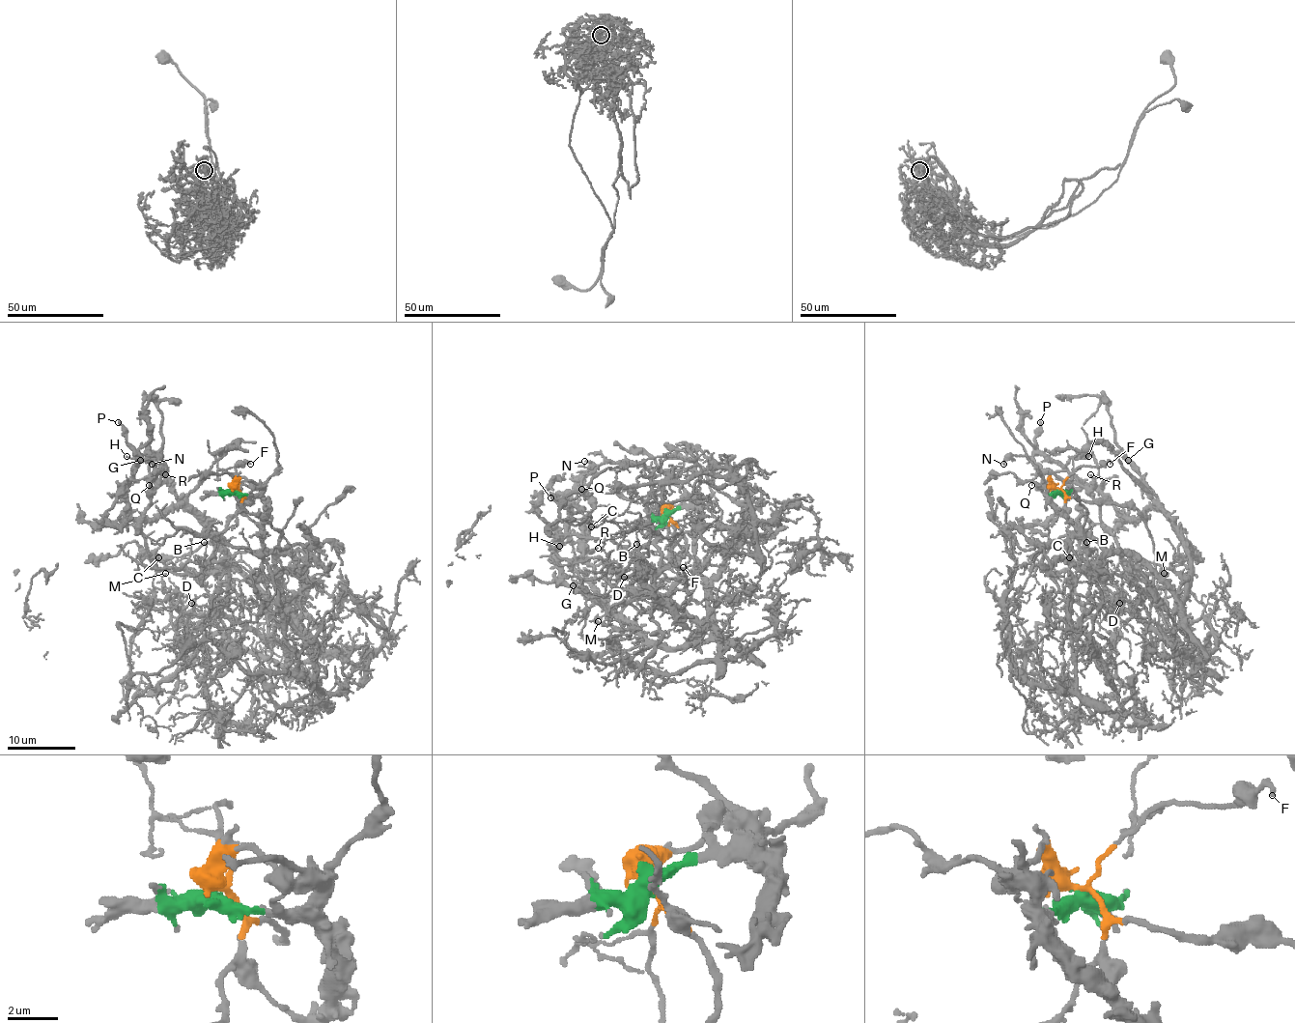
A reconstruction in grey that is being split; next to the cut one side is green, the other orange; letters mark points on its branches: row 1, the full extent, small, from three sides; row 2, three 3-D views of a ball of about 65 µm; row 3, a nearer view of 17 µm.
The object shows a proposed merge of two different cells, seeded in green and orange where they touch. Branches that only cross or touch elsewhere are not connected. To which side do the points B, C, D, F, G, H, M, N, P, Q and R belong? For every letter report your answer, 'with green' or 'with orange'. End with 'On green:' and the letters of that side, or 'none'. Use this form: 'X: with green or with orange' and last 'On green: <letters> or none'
B: with green
C: with green
D: with green
F: with orange
G: with green
H: with orange
M: with green
N: with orange
P: with orange
Q: with orange
R: with orange
On green: B, C, D, G, M

